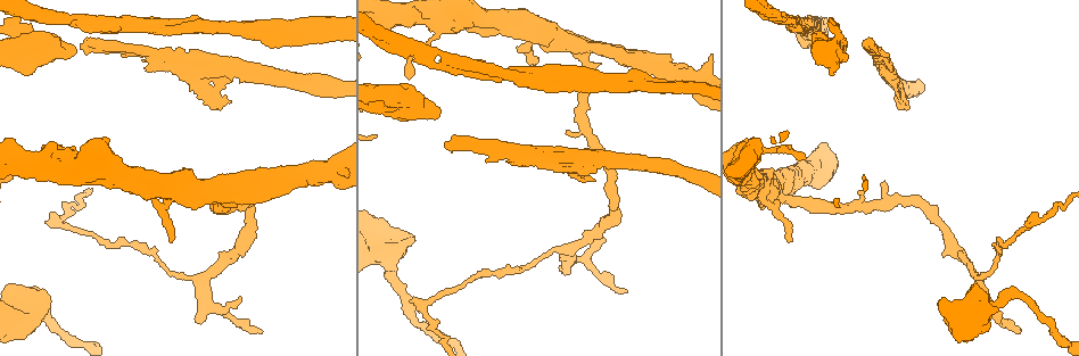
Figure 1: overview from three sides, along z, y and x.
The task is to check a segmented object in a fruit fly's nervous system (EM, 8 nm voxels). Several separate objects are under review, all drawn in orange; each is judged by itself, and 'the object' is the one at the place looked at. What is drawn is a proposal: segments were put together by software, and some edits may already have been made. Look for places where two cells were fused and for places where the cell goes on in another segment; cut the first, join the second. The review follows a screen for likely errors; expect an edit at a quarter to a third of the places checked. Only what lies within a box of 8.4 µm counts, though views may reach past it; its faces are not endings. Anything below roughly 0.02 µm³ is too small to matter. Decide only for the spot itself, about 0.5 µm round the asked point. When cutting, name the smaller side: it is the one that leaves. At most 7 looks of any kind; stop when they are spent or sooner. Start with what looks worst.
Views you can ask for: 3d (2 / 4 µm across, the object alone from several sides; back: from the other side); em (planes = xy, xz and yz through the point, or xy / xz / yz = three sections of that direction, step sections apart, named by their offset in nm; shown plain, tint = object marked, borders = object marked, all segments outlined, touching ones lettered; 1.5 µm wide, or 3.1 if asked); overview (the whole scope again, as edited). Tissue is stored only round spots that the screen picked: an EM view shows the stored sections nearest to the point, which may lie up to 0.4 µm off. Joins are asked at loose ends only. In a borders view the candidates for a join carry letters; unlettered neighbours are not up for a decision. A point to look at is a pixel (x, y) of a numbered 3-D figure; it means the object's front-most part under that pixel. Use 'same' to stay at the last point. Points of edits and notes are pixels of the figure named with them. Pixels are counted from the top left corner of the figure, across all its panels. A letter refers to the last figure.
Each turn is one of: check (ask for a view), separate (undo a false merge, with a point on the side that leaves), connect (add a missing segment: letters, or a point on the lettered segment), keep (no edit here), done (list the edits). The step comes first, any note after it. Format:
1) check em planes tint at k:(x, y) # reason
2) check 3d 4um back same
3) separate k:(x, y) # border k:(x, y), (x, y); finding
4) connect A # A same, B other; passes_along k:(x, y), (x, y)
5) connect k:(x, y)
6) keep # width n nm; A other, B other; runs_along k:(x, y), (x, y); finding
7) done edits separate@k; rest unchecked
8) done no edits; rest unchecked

check em xy step 8 borders at 1:(446, 143) # free end

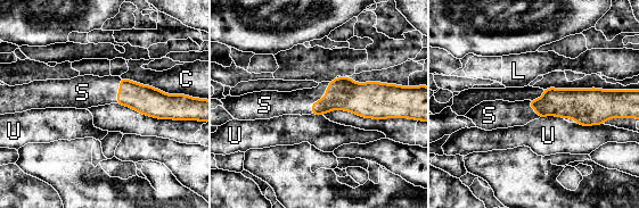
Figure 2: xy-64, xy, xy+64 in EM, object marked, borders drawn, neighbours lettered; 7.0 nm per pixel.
check em planes borders same

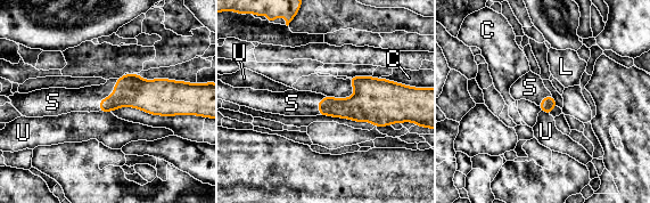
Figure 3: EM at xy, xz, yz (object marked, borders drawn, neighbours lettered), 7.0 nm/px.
connect S # C other, L other, S same, U other; the cell continues

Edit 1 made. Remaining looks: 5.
check overview # redraw

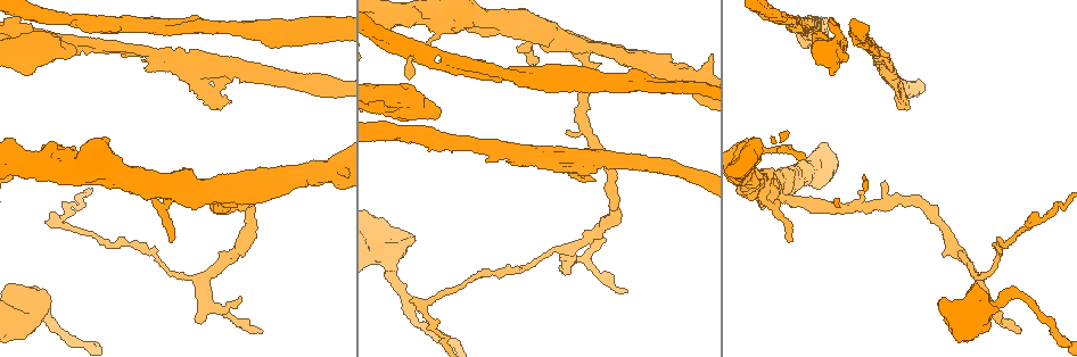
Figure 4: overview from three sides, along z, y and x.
check em xy step 8 tint at 4:(993, 304) # sharp bend

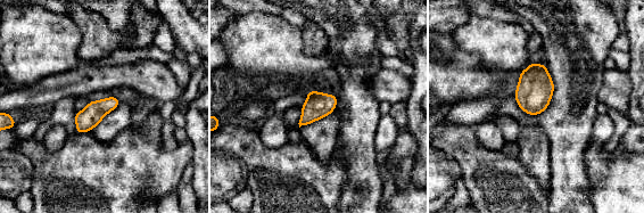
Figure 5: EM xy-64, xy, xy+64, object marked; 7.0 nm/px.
check em planes borders same # cut it another way

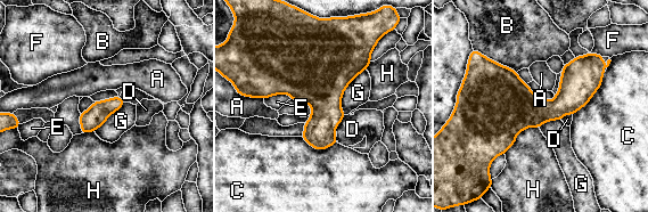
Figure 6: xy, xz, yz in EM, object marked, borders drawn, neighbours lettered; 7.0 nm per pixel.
keep # longest_contact C 380 nm; A other, B other, C other, D other, E other, F other, G other, H other; border 6:(366, 68), (342, 96), (344, 114); all the same cell

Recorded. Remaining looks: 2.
done edits connect@3; rest unchecked

